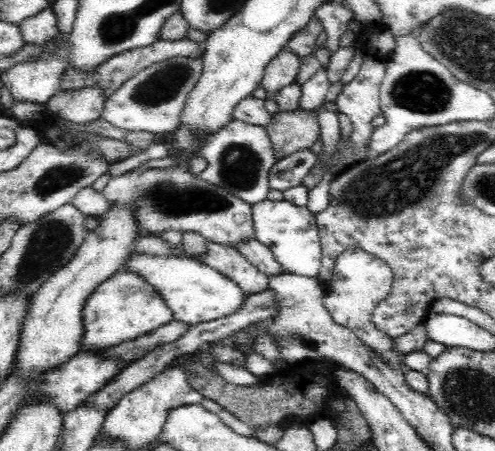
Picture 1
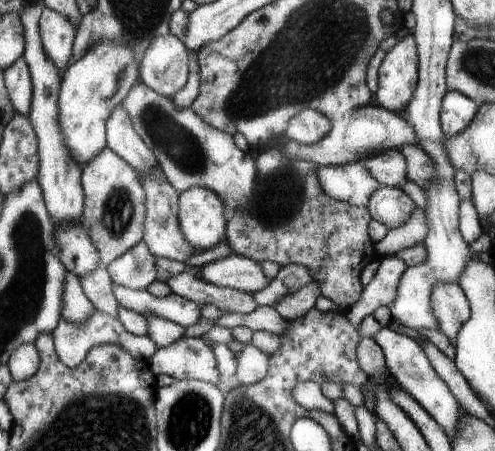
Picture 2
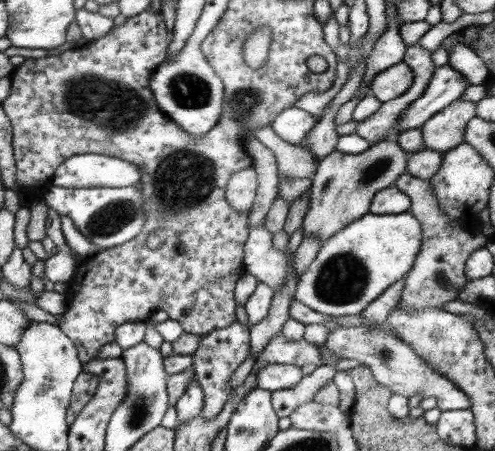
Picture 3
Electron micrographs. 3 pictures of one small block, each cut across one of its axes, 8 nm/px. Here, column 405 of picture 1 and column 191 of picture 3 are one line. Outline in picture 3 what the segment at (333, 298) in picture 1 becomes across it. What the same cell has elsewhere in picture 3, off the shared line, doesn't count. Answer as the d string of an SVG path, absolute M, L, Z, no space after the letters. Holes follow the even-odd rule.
M233 320L231 324L211 330L211 334L201 336L197 350L191 354L193 364L191 370L195 374L197 384L203 390L203 410L201 410L201 418L203 420L213 420L225 406L225 402L229 402L231 396L231 388L229 388L229 378L233 374L233 370L247 360L247 354L251 352L251 342L249 342L249 328L243 326L239 320Z

